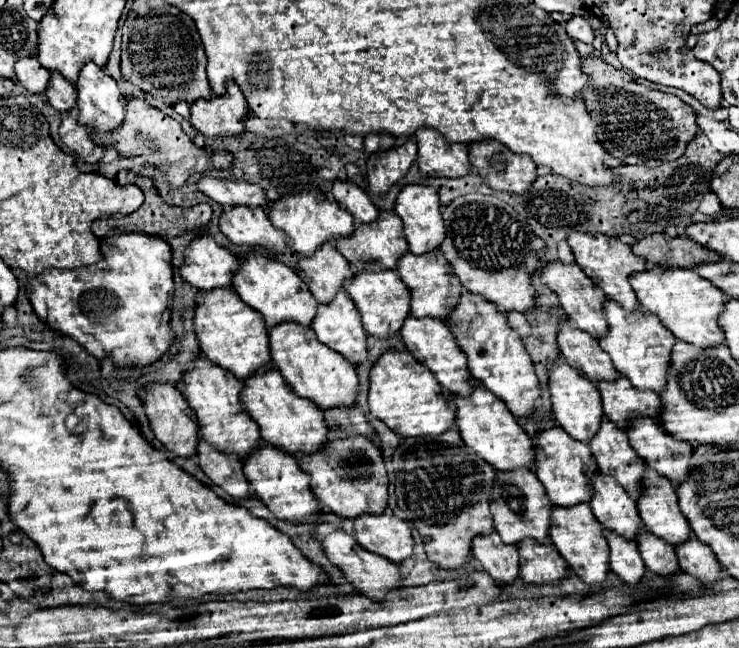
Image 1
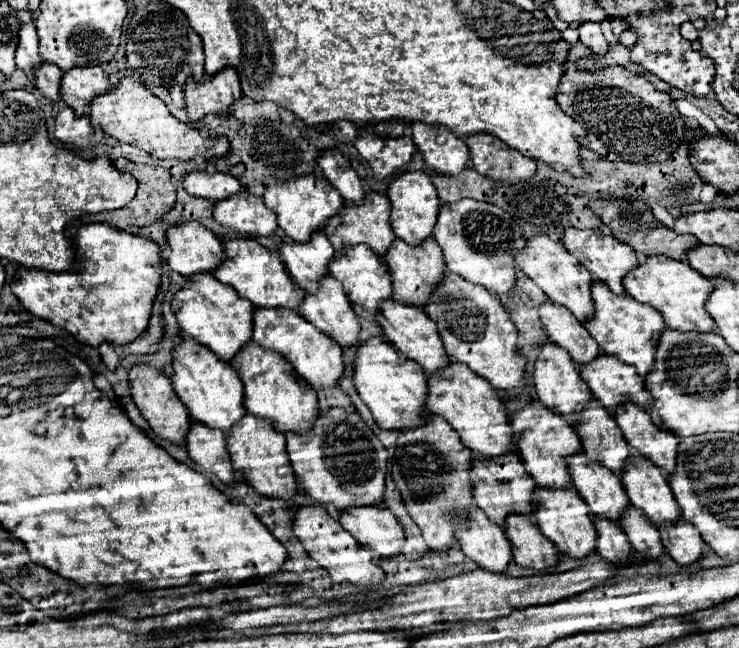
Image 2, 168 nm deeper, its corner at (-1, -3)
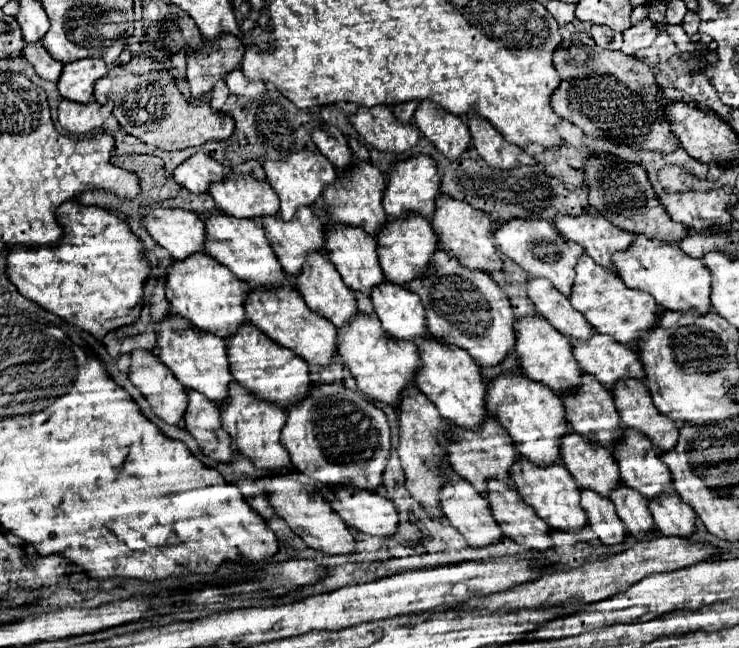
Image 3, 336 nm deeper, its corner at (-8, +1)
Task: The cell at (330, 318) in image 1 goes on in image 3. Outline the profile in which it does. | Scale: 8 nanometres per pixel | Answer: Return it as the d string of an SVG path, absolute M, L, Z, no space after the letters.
M310 252L310 256L306 256L306 264L302 266L302 276L296 276L296 280L298 280L298 292L306 300L308 308L328 318L336 328L340 328L344 322L350 322L356 316L358 308L354 292L342 282L342 276L334 268L334 264L326 258L326 254Z

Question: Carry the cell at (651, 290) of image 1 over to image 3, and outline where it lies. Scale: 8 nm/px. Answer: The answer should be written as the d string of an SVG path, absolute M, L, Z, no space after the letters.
M636 236L630 248L612 256L614 272L628 288L648 292L656 302L668 310L678 312L708 312L710 304L710 272L702 260L686 256L678 246L666 244L658 238Z

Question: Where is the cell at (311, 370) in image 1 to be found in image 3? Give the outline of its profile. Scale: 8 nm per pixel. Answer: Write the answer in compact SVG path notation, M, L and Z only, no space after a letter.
M252 288L244 308L250 324L260 328L274 342L294 350L308 364L328 364L336 356L336 326L324 316L318 316L318 312L310 312L300 292L286 292L286 288Z

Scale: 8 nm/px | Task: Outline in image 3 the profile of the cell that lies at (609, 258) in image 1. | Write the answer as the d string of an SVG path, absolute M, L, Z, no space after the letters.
M558 214L554 226L566 240L580 244L586 250L586 254L604 268L612 268L612 254L618 250L626 250L634 238L634 234L616 228L600 214Z

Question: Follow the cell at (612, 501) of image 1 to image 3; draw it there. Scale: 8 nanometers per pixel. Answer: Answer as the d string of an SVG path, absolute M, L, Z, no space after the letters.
M570 434L562 438L562 462L580 488L608 496L620 484L618 464L610 448L590 444L584 436Z

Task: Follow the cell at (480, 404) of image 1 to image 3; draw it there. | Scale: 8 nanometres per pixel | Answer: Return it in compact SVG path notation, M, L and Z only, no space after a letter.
M432 336L418 338L414 340L414 344L422 354L422 372L418 372L418 388L436 404L444 420L450 420L468 430L478 430L488 418L488 410L484 408L486 384L480 376L480 366L466 350L442 344Z

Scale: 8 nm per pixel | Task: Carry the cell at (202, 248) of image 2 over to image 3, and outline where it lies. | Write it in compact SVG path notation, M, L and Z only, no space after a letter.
M154 208L142 218L142 226L176 260L204 250L204 222L190 210Z

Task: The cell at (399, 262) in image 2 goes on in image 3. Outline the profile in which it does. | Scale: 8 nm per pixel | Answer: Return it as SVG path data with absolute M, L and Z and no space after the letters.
M406 216L406 220L386 220L386 228L378 232L376 242L378 242L378 260L384 270L384 278L400 286L414 280L420 272L428 268L428 262L436 252L438 244L430 222L422 220L422 216Z

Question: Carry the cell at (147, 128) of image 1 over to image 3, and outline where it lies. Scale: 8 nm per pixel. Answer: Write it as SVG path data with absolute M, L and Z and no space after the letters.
M134 56L130 62L126 62L122 66L114 66L100 80L96 82L96 88L94 88L93 95L96 102L98 104L104 104L106 100L112 100L114 102L112 114L116 116L116 120L120 122L120 126L128 134L132 134L138 140L142 140L146 144L152 144L156 148L162 148L162 150L182 150L182 148L188 148L188 146L202 146L208 140L226 140L232 134L232 130L234 130L234 118L232 116L214 112L210 104L204 104L204 106L190 104L182 96L182 92L178 90L176 82L168 74L168 70L160 62L152 60L150 56Z

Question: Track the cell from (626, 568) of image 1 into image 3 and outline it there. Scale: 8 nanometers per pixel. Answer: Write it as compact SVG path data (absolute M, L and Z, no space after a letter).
M582 490L582 508L588 516L588 526L596 532L602 544L616 546L622 544L626 538L626 530L622 520L618 518L614 504L610 498L594 496L594 492Z

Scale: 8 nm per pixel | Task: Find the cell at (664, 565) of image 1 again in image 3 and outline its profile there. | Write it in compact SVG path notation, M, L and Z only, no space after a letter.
M620 484L618 488L614 488L614 492L610 492L608 498L614 502L618 518L626 524L628 532L636 540L642 540L652 532L654 520L648 510L648 500L640 492L634 492L634 488Z

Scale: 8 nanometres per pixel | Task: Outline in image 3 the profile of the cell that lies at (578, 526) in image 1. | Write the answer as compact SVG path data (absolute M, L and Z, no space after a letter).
M520 456L518 464L514 464L514 468L510 470L514 470L512 482L516 490L520 492L524 502L532 506L546 524L568 534L578 534L586 528L588 520L586 520L586 512L580 506L580 488L576 486L574 478L570 476L570 472L562 462L540 466L540 464L530 464L524 456Z

